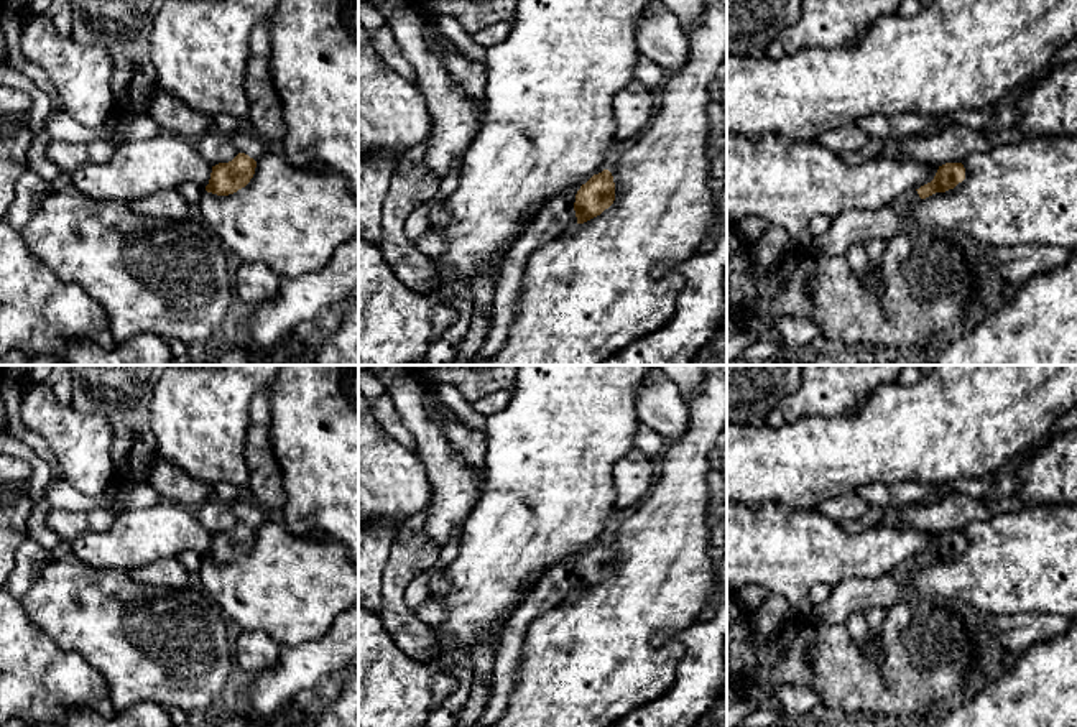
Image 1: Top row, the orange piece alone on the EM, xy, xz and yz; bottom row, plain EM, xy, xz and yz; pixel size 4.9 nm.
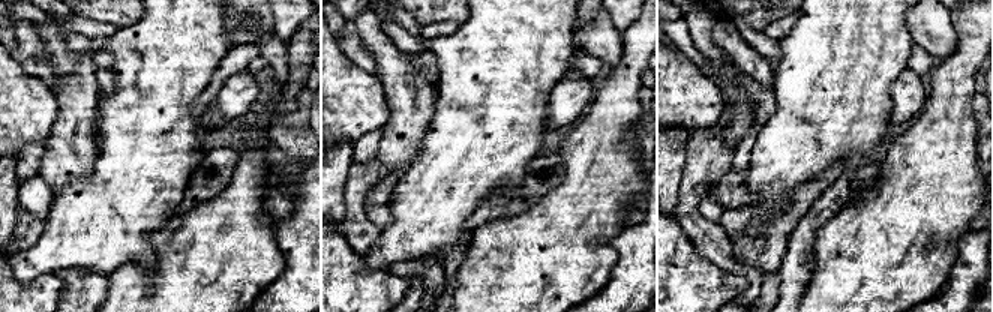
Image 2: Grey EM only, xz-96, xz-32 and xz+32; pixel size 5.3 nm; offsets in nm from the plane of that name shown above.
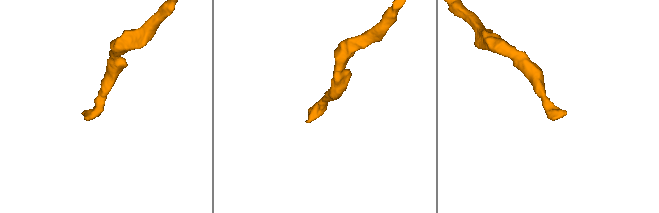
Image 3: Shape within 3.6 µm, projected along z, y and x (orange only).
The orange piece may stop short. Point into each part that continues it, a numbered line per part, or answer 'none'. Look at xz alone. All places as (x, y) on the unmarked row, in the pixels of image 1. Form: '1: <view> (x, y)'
1: xz (558, 586)

